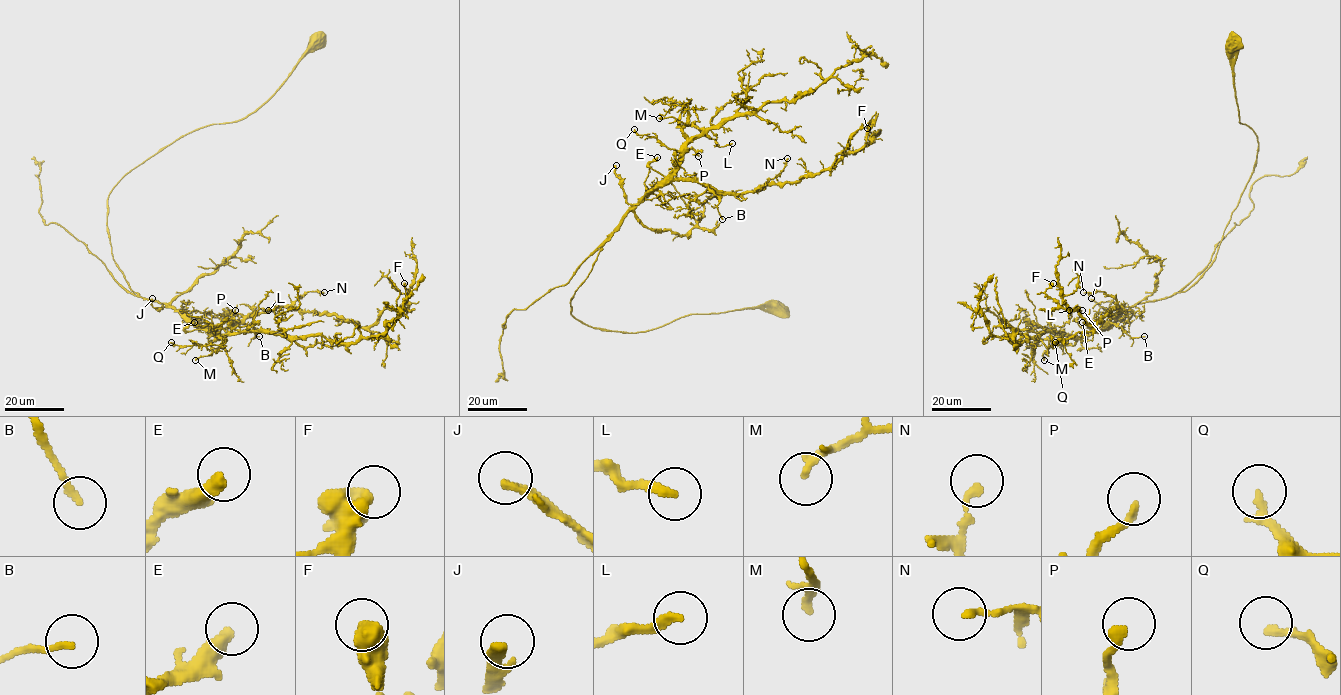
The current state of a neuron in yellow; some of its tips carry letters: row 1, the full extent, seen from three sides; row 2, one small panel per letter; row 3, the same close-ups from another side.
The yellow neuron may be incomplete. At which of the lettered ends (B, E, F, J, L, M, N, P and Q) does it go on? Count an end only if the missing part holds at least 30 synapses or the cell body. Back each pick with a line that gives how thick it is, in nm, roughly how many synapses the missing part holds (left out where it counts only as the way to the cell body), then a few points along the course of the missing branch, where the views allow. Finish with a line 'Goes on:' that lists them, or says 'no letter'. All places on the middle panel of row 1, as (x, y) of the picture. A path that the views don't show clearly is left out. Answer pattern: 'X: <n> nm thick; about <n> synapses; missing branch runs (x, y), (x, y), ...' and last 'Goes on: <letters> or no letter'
J: 300 nm thick; about 100 synapses; missing branch runs (616, 165), (616, 150), (623, 138), (619, 118), (628, 103)
Goes on: J

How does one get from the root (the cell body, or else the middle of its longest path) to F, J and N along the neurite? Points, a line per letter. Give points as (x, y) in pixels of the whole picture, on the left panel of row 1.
F: (316, 42), (254, 111), (117, 184), (113, 260), (212, 328), (279, 307), (369, 327), (404, 283)
J: (316, 42), (254, 111), (180, 136), (111, 191), (113, 260), (133, 292), (167, 307), (152, 298)
N: (316, 42), (254, 111), (131, 169), (109, 195), (107, 228), (132, 290), (200, 325), (230, 328), (324, 292)

